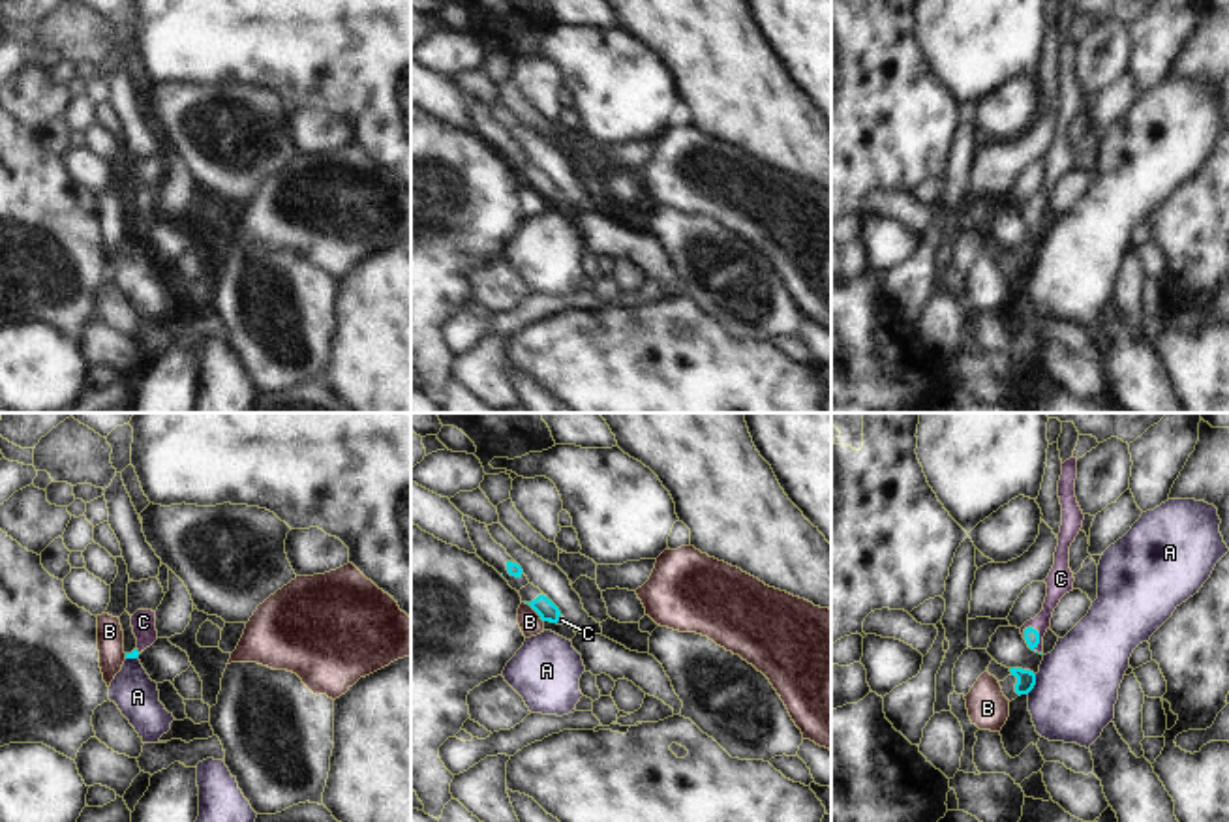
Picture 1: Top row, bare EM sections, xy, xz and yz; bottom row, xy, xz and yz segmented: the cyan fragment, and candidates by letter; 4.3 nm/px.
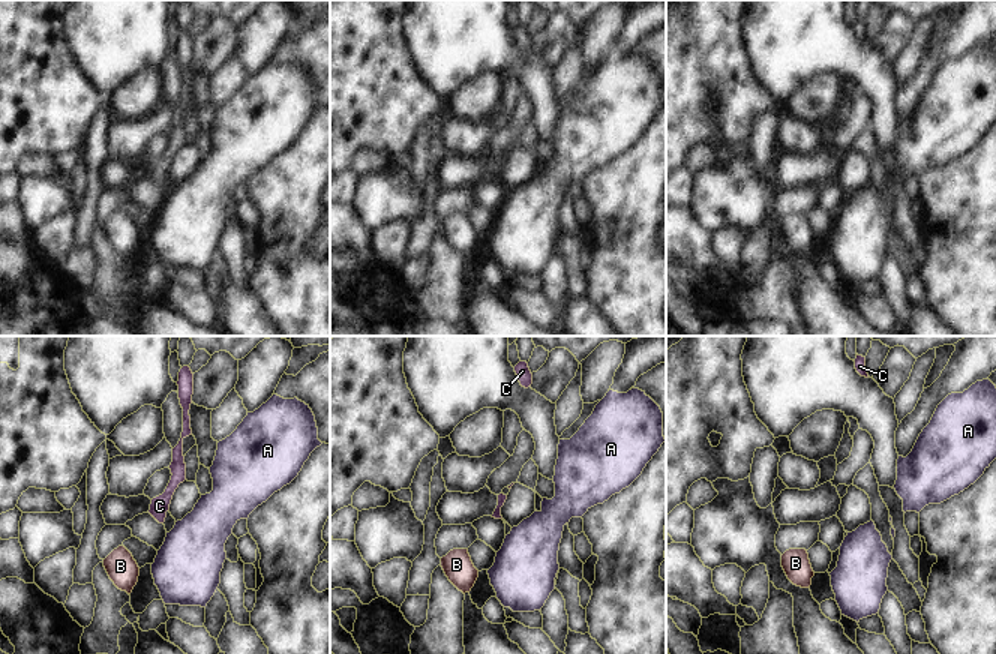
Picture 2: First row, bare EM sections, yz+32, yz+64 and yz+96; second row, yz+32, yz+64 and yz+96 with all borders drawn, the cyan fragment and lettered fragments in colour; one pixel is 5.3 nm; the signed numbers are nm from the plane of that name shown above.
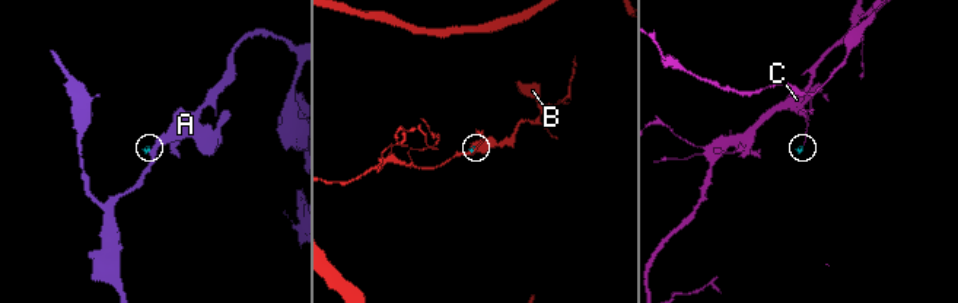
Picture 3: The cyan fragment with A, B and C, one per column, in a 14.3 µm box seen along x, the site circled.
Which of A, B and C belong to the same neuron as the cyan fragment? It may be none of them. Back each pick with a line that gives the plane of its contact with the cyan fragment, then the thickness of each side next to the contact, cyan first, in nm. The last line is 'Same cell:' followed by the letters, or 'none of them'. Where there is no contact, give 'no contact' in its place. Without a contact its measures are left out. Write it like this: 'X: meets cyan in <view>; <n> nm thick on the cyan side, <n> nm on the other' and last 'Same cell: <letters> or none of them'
C: meets cyan in yz; 60 nm thick on the cyan side, 100 nm on the other
Same cell: C

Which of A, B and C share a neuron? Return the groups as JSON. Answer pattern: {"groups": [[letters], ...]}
{"groups": [["A"], ["B"], ["C"]]}

